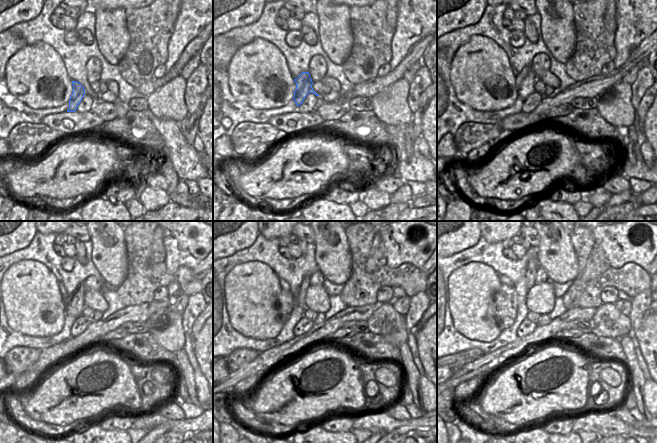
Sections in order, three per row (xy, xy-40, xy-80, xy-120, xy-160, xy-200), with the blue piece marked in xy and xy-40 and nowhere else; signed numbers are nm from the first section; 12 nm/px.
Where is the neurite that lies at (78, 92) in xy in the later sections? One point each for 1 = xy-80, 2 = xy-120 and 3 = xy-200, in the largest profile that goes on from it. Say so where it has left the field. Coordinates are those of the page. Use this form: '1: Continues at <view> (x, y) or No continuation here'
1: Continues at xy-80 (525, 80)
2: Continues at xy-120 (74, 304)
3: Continues at xy-200 (533, 265)

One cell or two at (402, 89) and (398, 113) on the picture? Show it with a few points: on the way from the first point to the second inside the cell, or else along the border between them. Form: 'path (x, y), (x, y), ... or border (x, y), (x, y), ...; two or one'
path (398, 95), (398, 107); one

